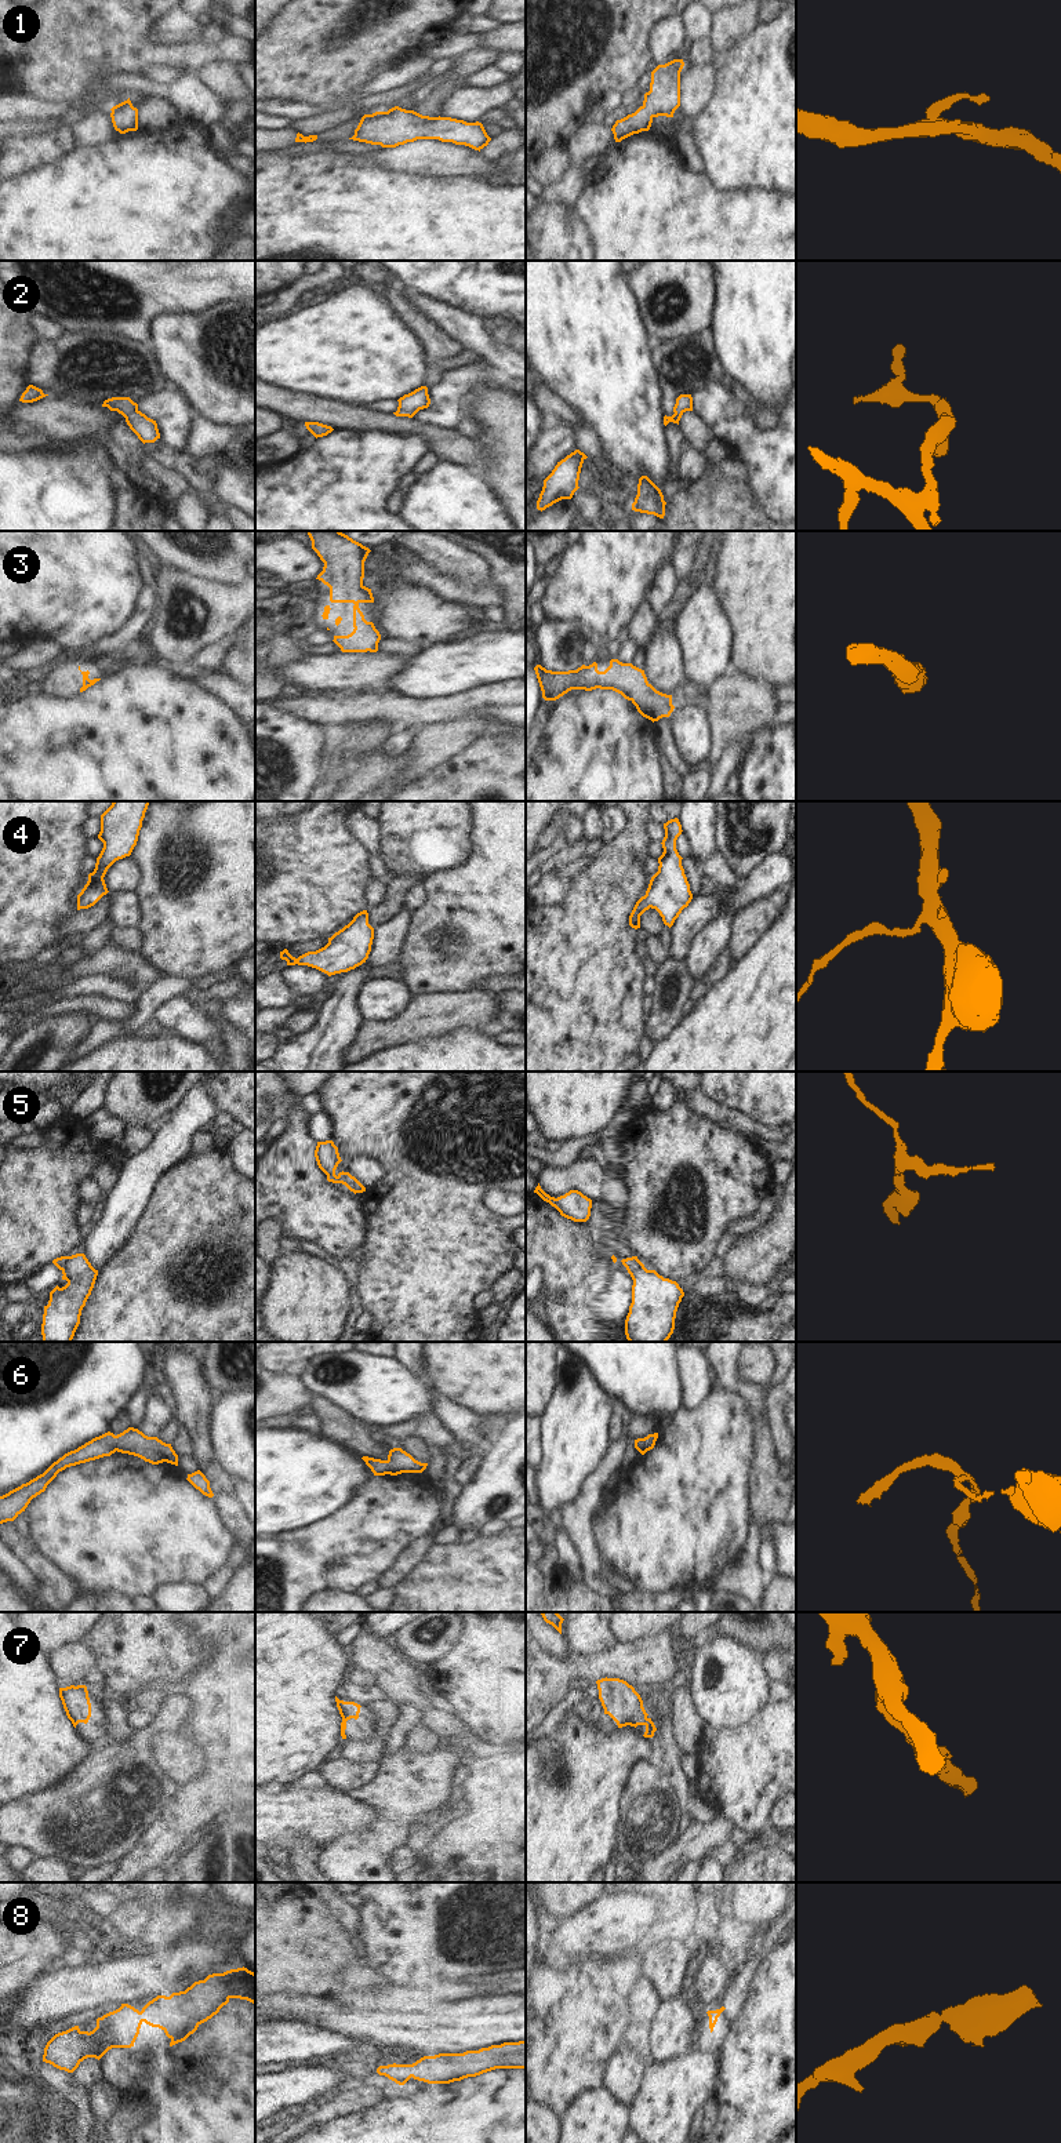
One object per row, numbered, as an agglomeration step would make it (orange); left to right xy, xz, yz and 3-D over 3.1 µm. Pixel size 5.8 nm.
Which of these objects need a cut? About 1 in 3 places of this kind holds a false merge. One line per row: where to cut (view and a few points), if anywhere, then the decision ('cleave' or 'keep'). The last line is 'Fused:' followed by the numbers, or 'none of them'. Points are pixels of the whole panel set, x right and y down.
1: no cut | keep
2: no cut | keep
3: no cut | keep
4: no cut | keep
5: no cut | keep
6: no cut | keep
7: no cut | keep
8: no cut | keep
Fused: none of them

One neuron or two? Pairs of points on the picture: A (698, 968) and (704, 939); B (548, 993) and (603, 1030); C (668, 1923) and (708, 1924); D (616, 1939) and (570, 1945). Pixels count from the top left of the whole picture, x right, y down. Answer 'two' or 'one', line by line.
A: one
B: one
C: one
D: one

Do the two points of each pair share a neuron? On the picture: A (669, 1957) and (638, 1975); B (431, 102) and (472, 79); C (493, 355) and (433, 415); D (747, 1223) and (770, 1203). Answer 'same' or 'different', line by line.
A: different
B: different
C: different
D: same

